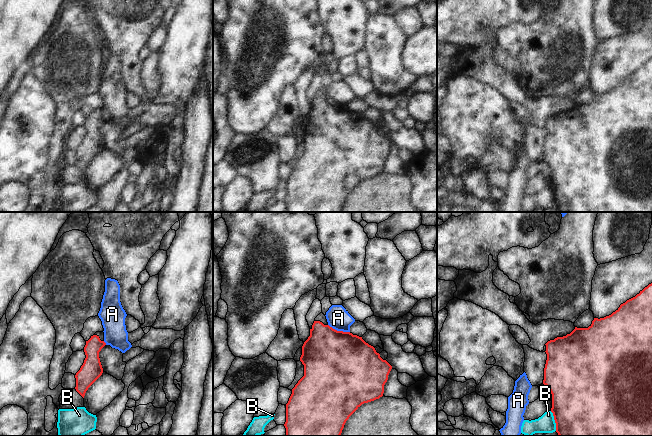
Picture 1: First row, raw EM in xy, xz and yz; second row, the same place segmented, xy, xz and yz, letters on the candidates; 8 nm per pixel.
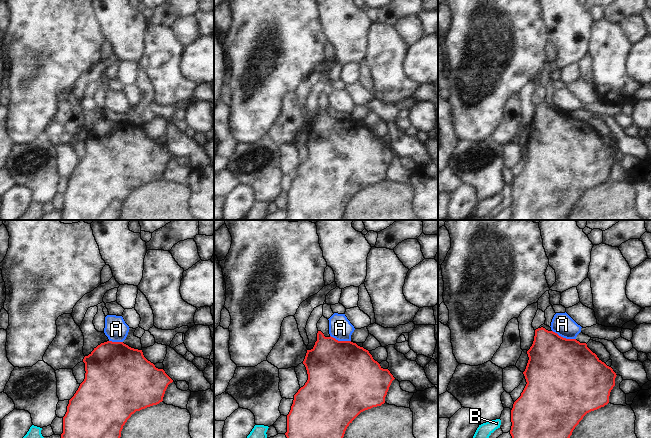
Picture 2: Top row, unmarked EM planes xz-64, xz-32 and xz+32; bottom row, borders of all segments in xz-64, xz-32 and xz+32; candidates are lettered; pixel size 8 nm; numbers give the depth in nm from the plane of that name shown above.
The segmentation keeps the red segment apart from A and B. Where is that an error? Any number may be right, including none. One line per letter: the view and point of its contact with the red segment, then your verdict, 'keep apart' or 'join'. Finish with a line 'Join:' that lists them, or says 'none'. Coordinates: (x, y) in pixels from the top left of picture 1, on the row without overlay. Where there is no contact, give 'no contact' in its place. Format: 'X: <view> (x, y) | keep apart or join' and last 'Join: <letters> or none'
A: xz (339, 107) | keep apart
B: yz (555, 197) | keep apart
Join: none

